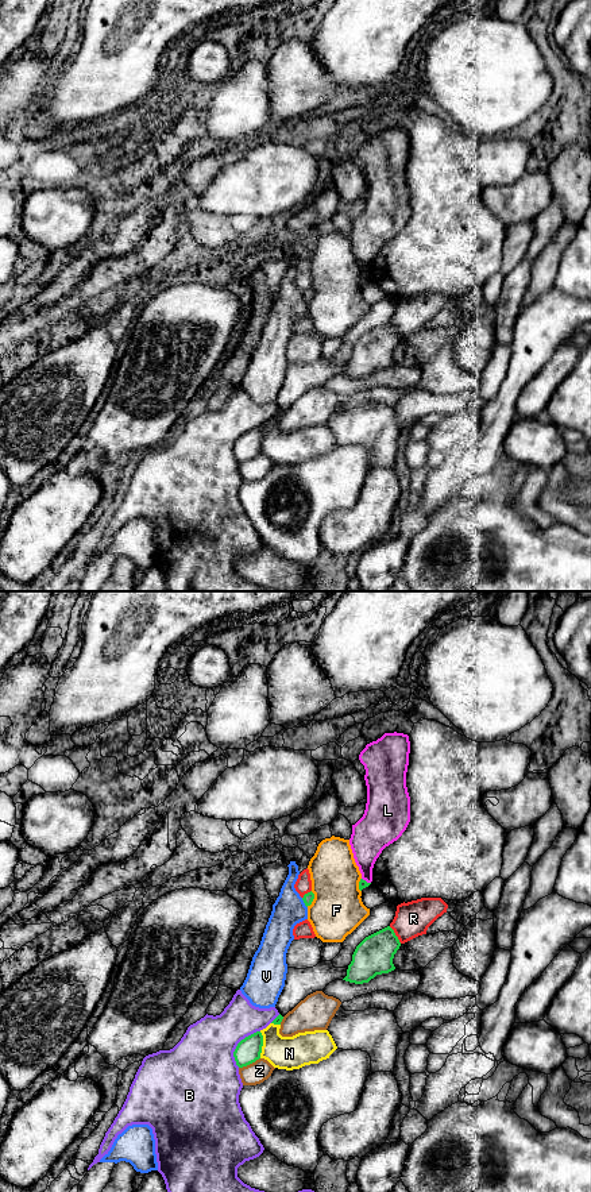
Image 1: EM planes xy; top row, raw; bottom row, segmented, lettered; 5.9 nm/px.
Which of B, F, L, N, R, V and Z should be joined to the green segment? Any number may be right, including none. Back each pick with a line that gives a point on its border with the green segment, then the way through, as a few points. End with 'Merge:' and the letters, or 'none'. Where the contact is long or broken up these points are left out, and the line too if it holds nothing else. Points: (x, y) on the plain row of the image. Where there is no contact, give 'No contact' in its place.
Merge: none

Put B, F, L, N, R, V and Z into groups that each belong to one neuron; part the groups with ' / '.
B / F / L / N / R / V / Z

